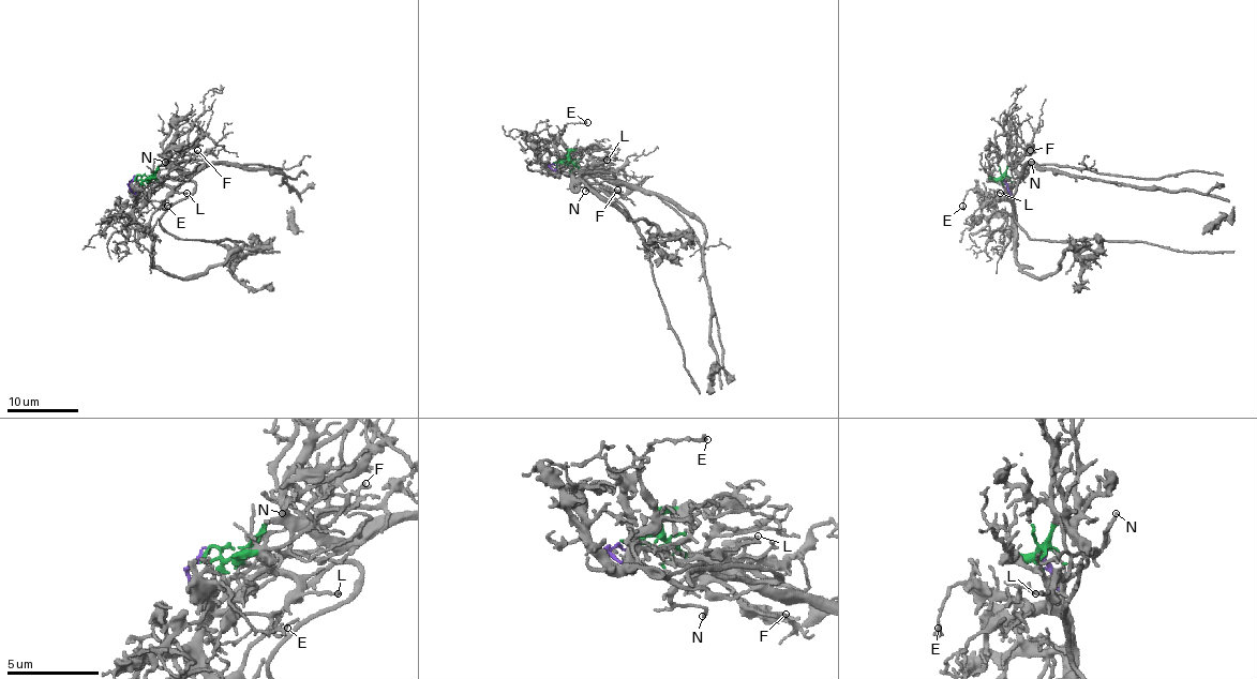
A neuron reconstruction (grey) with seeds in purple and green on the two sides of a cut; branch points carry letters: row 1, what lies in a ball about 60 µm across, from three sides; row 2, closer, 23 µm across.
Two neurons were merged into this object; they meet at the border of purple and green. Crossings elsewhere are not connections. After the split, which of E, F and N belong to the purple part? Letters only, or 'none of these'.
E

